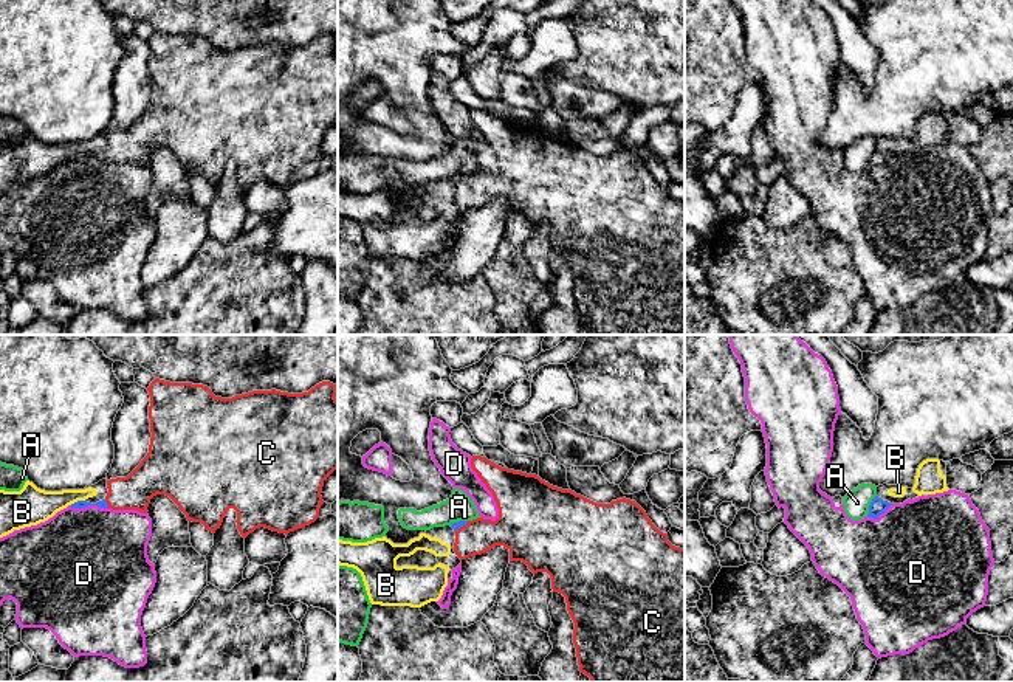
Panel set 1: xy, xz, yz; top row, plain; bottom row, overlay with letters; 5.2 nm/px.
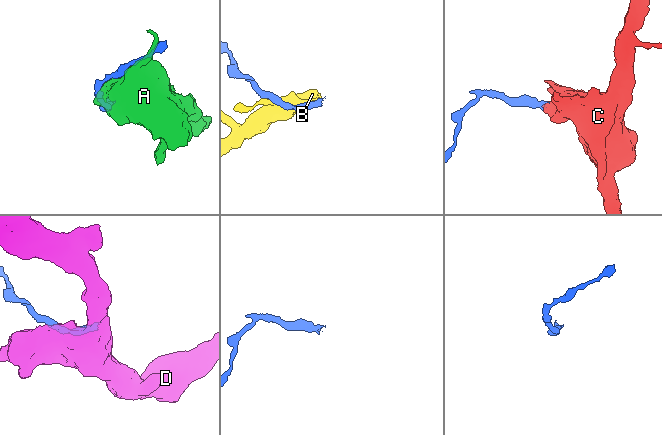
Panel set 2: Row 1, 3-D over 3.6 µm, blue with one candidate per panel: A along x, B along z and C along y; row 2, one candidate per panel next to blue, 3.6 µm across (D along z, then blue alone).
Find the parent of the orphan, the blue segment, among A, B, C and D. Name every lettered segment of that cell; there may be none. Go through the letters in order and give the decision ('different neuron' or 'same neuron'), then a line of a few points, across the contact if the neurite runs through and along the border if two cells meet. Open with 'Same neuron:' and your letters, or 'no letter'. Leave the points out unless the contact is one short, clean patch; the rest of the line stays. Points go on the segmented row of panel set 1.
Same neuron: C
A: different neuron
B: different neuron
C: same neuron | xy (81, 504), (107, 504), (135, 492), (147, 479)
D: different neuron

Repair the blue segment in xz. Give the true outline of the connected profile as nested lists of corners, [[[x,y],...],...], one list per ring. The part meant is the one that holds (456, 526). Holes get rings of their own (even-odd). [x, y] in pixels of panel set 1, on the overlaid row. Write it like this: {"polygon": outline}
{"polygon": [[[480,456],[471,457],[471,467],[493,493],[499,518],[451,524],[455,555],[466,560],[503,546],[510,550],[510,561],[525,563],[533,574],[547,572],[553,592],[565,597],[575,623],[579,671],[592,682],[685,682],[685,549],[672,546],[635,501],[623,498],[596,504],[536,474],[502,468]]]}

